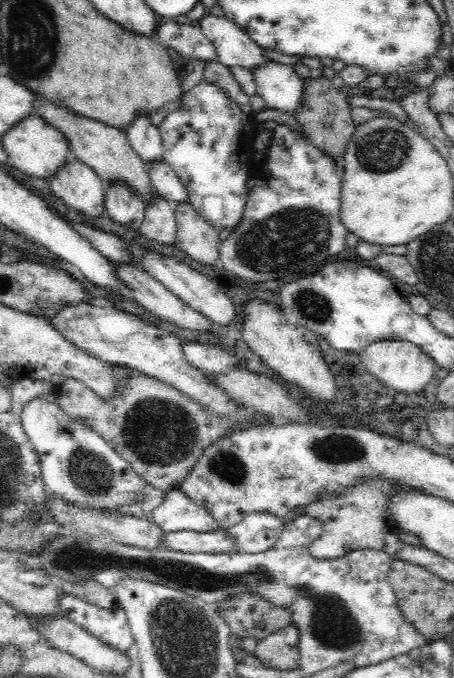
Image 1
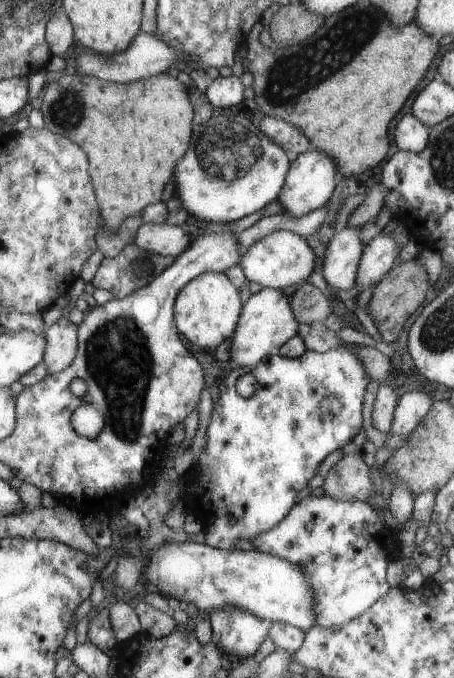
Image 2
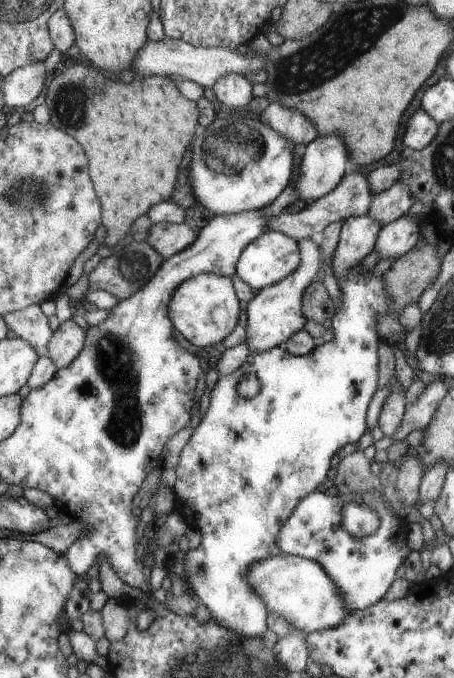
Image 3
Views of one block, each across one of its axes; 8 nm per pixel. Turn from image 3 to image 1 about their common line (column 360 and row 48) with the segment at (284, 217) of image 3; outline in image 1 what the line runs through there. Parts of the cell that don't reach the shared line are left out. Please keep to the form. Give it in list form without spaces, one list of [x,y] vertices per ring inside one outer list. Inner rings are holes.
[[[160,22],[160,30],[156,30],[156,36],[166,46],[178,50],[186,62],[192,60],[216,60],[216,46],[208,42],[202,36],[202,28],[194,28],[188,24],[176,24],[176,22]]]

